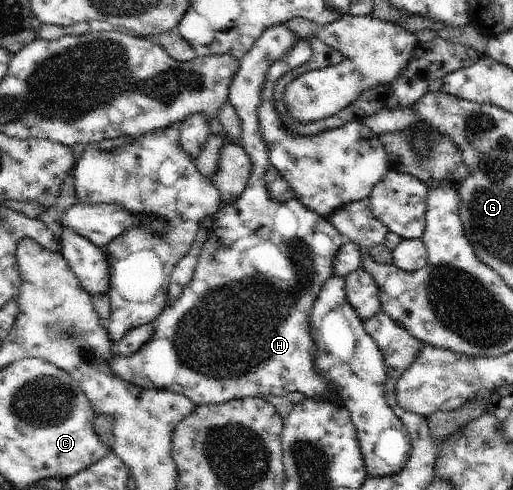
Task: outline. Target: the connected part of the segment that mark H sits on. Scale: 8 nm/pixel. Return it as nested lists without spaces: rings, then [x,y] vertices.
[[[287,24],[276,25],[270,27],[257,41],[254,43],[252,49],[244,55],[241,61],[237,77],[234,79],[229,90],[229,103],[234,106],[240,122],[242,122],[242,134],[240,146],[245,150],[245,153],[250,159],[252,165],[252,172],[248,179],[246,188],[241,197],[231,205],[228,205],[224,210],[220,210],[216,213],[212,227],[210,227],[209,235],[205,245],[200,251],[198,262],[195,268],[194,276],[192,277],[190,284],[183,290],[182,296],[172,305],[168,306],[160,313],[155,321],[150,323],[153,327],[153,337],[144,345],[141,351],[138,351],[135,355],[125,357],[113,356],[110,361],[110,369],[122,379],[122,381],[128,381],[132,385],[138,385],[138,387],[144,387],[144,389],[168,389],[174,391],[174,393],[183,394],[188,397],[190,401],[194,401],[194,405],[221,405],[234,399],[245,399],[246,397],[268,397],[273,395],[274,397],[284,397],[288,393],[300,392],[304,393],[308,398],[324,399],[325,397],[332,396],[337,399],[338,391],[336,387],[328,382],[325,378],[322,378],[315,371],[315,358],[317,357],[317,350],[311,339],[310,334],[310,313],[312,307],[315,305],[315,300],[318,298],[324,283],[333,275],[333,261],[338,254],[338,251],[342,248],[342,245],[351,242],[347,236],[342,236],[326,218],[322,218],[314,211],[307,209],[298,199],[290,199],[286,203],[279,203],[273,201],[268,194],[268,187],[264,177],[271,167],[269,161],[269,150],[261,135],[261,128],[257,113],[257,108],[261,103],[261,92],[263,89],[263,83],[267,81],[267,74],[269,68],[279,60],[285,57],[285,54],[290,53],[293,46],[299,43],[299,38],[294,31],[290,31]]]

